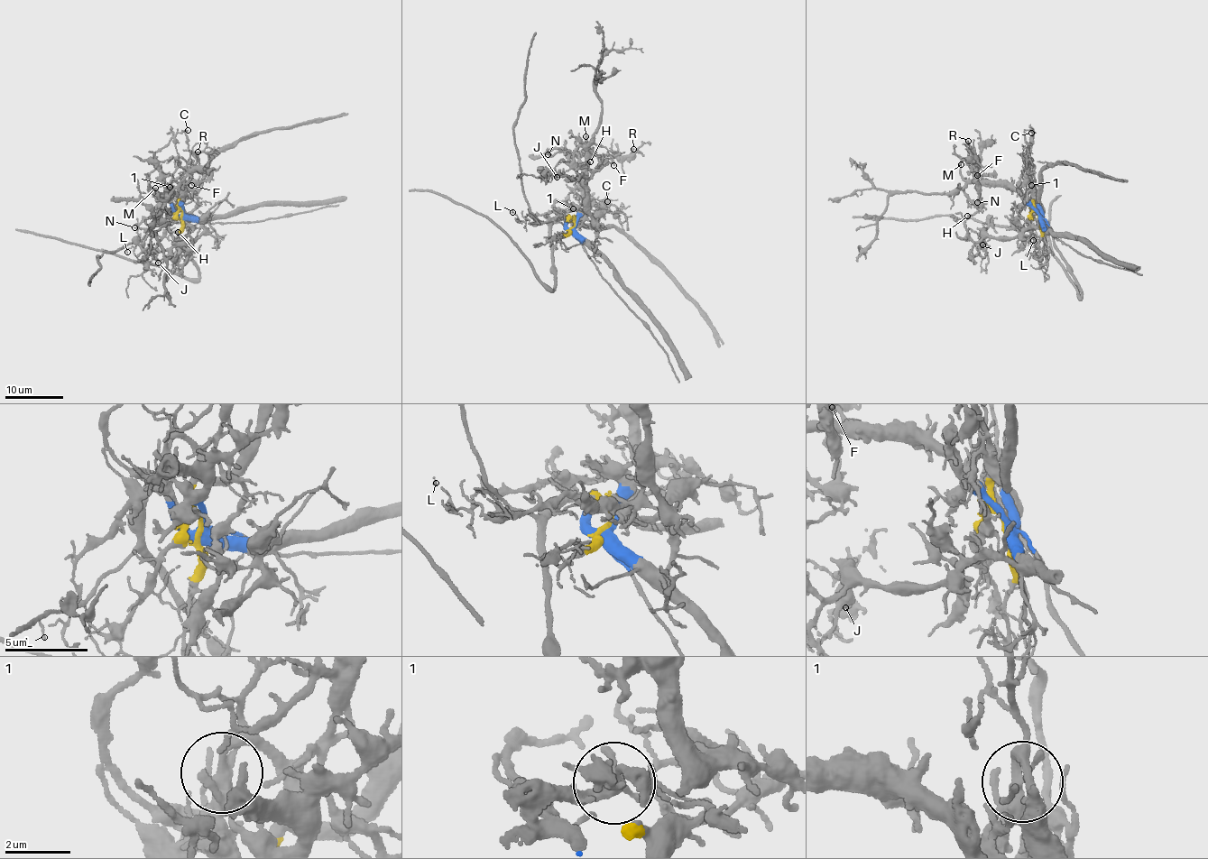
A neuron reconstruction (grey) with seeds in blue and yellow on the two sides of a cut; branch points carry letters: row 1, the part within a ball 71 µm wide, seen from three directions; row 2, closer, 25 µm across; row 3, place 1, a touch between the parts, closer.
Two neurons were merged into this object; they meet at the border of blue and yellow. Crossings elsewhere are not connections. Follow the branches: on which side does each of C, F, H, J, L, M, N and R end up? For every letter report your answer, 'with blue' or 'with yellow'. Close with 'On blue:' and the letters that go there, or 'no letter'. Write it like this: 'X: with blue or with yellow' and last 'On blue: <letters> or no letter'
C: with yellow
F: with blue
H: with blue
J: with blue
L: with yellow
M: with blue
N: with blue
R: with blue
On blue: F, H, J, M, N, R

